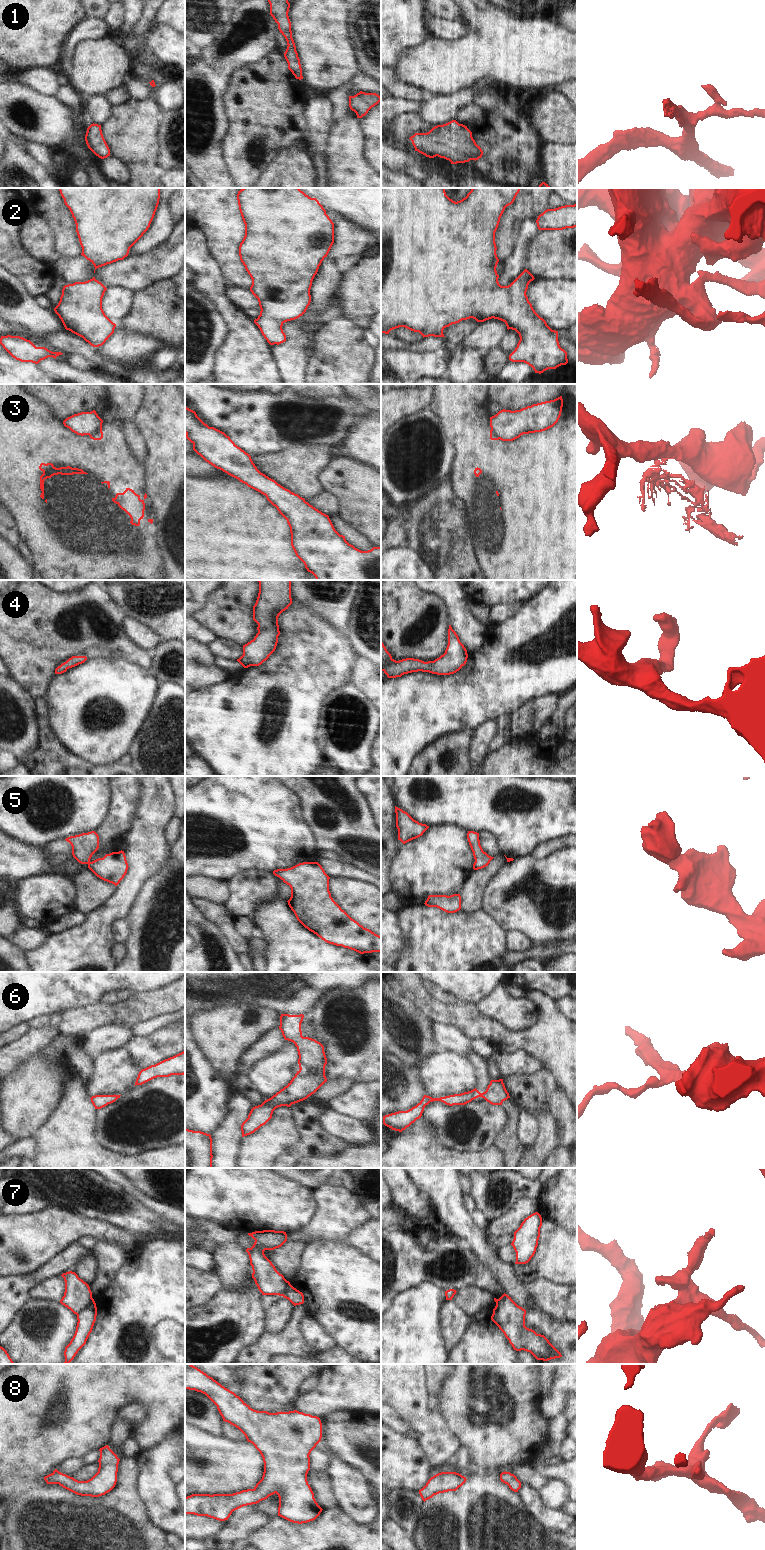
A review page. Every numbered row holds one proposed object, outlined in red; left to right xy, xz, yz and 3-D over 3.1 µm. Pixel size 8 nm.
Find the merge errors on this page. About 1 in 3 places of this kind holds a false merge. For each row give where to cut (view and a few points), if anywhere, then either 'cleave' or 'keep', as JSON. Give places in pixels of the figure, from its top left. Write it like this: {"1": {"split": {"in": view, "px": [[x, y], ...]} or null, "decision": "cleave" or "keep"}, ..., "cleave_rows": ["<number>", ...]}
{"1": {"split": null, "decision": "keep"}, "2": {"split": null, "decision": "keep"}, "3": {"split": {"in": "xy", "px": [[101, 427], [89, 435]]}, "decision": "cleave"}, "4": {"split": null, "decision": "keep"}, "5": {"split": null, "decision": "keep"}, "6": {"split": null, "decision": "keep"}, "7": {"split": {"in": "xy", "px": [[93, 1299], [77, 1315]]}, "decision": "cleave"}, "8": {"split": null, "decision": "keep"}, "cleave_rows": ["3", "7"]}

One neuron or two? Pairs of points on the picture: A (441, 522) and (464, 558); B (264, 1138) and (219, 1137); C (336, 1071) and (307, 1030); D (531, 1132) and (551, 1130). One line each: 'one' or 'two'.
A: one
B: two
C: two
D: two

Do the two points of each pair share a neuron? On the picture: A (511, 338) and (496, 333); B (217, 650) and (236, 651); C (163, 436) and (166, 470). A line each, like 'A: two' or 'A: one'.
A: two
B: one
C: one

